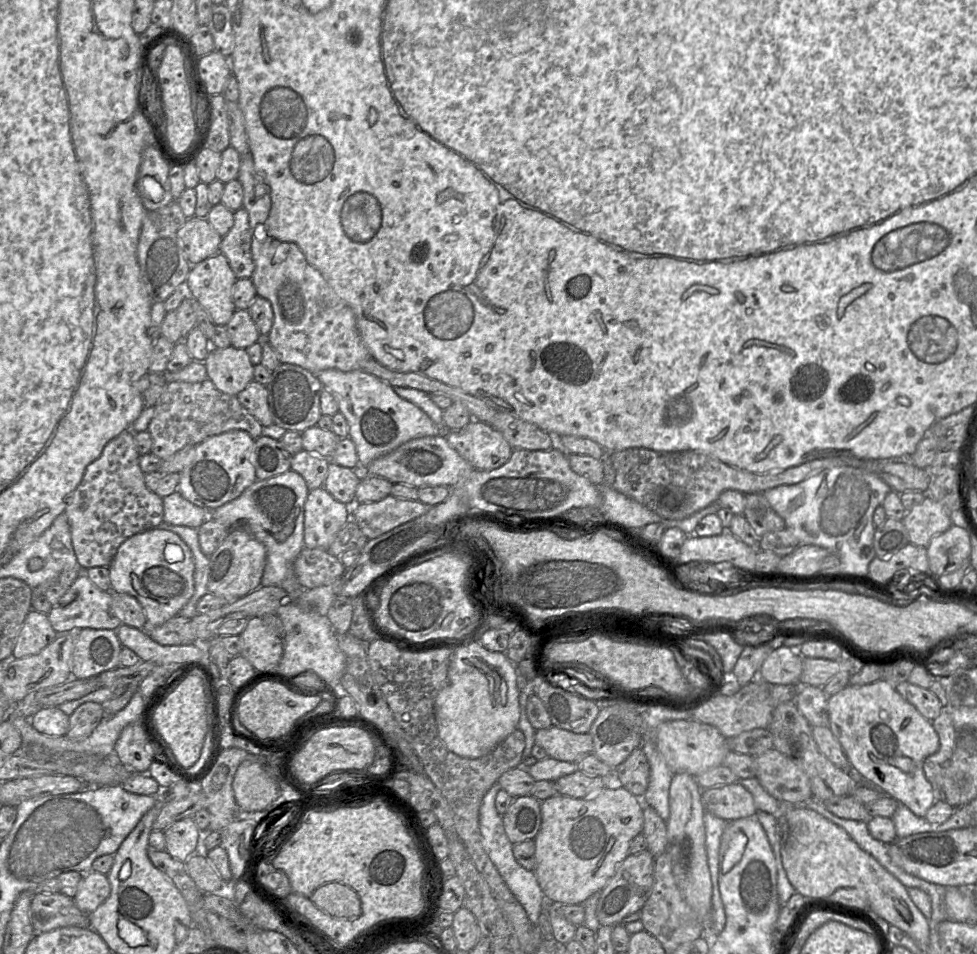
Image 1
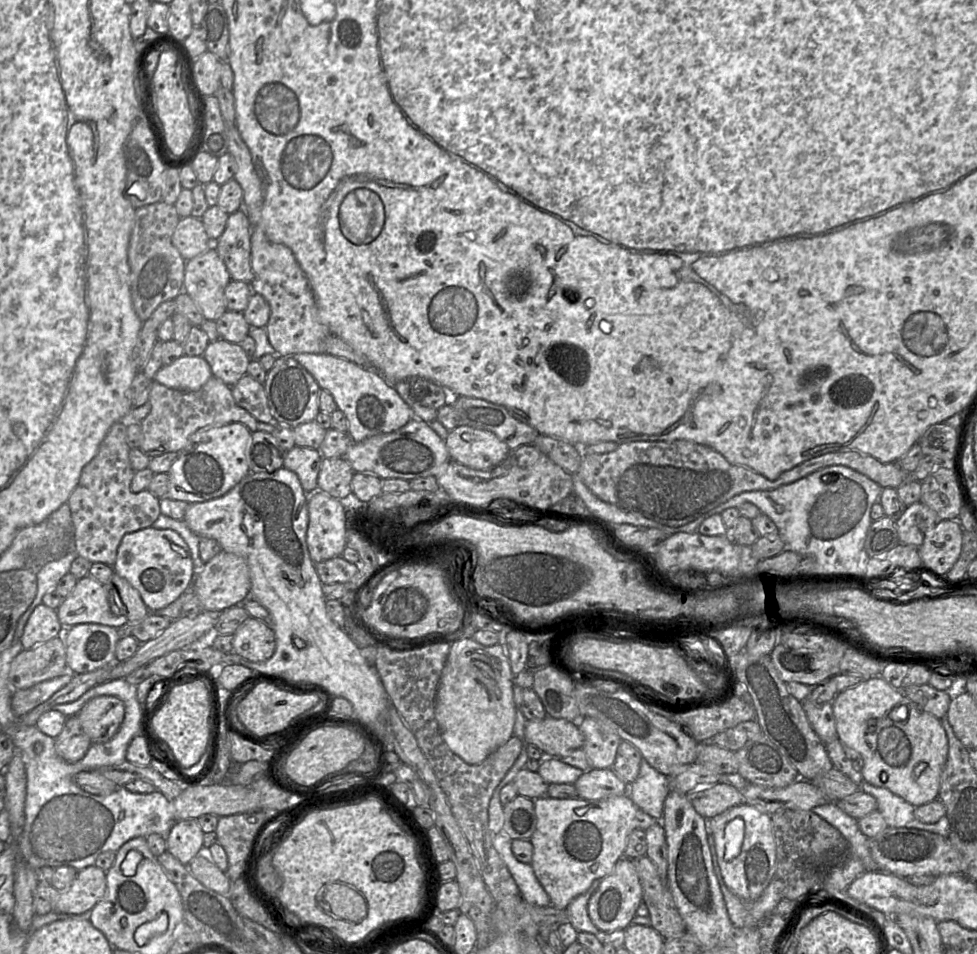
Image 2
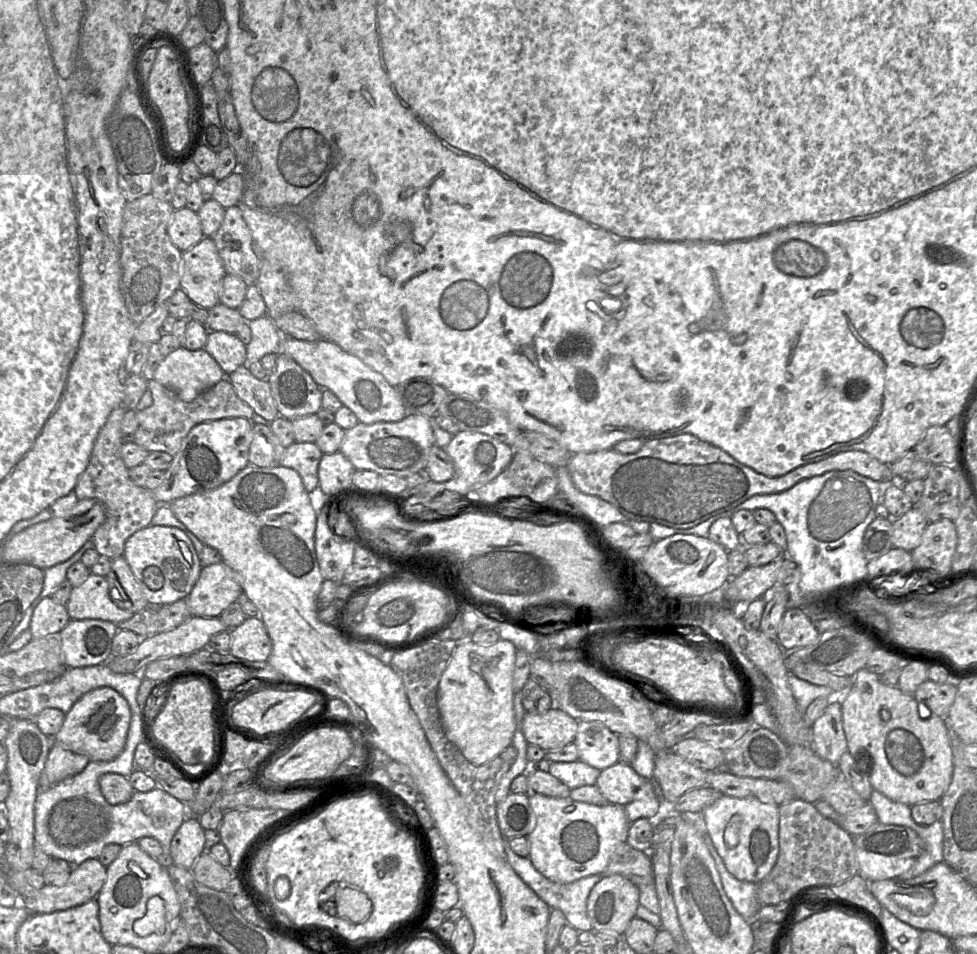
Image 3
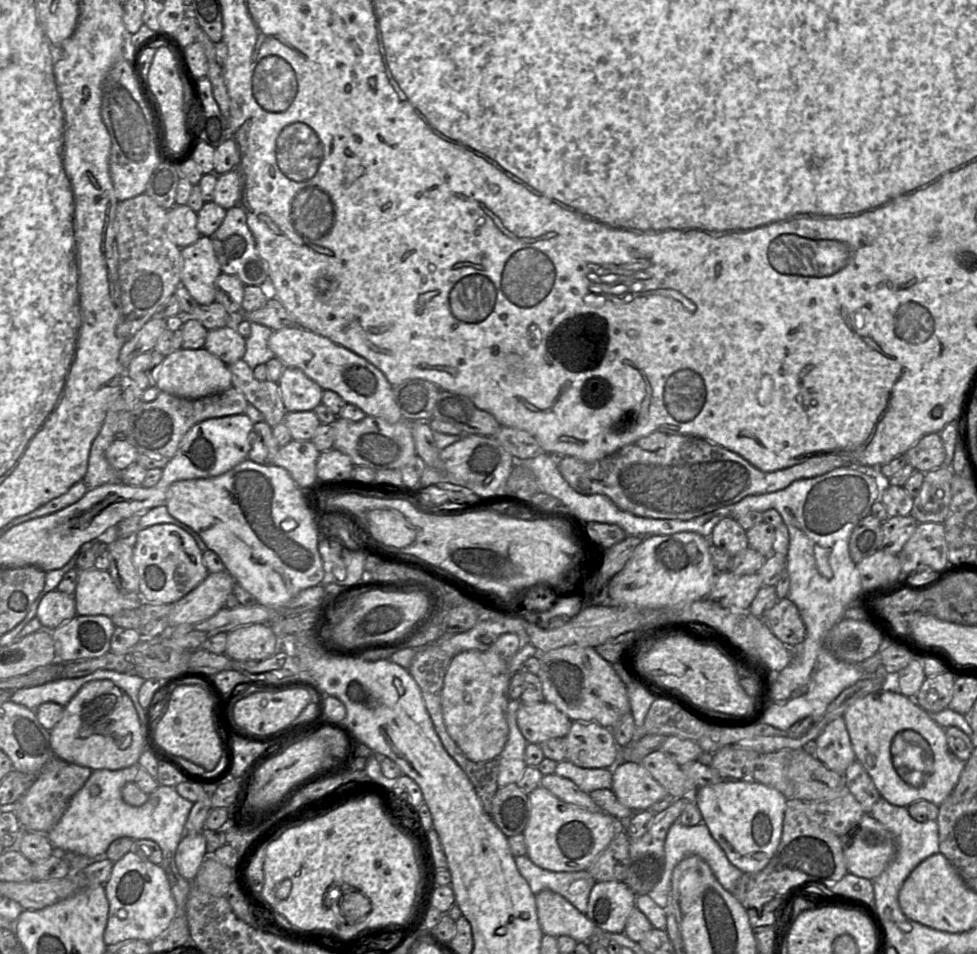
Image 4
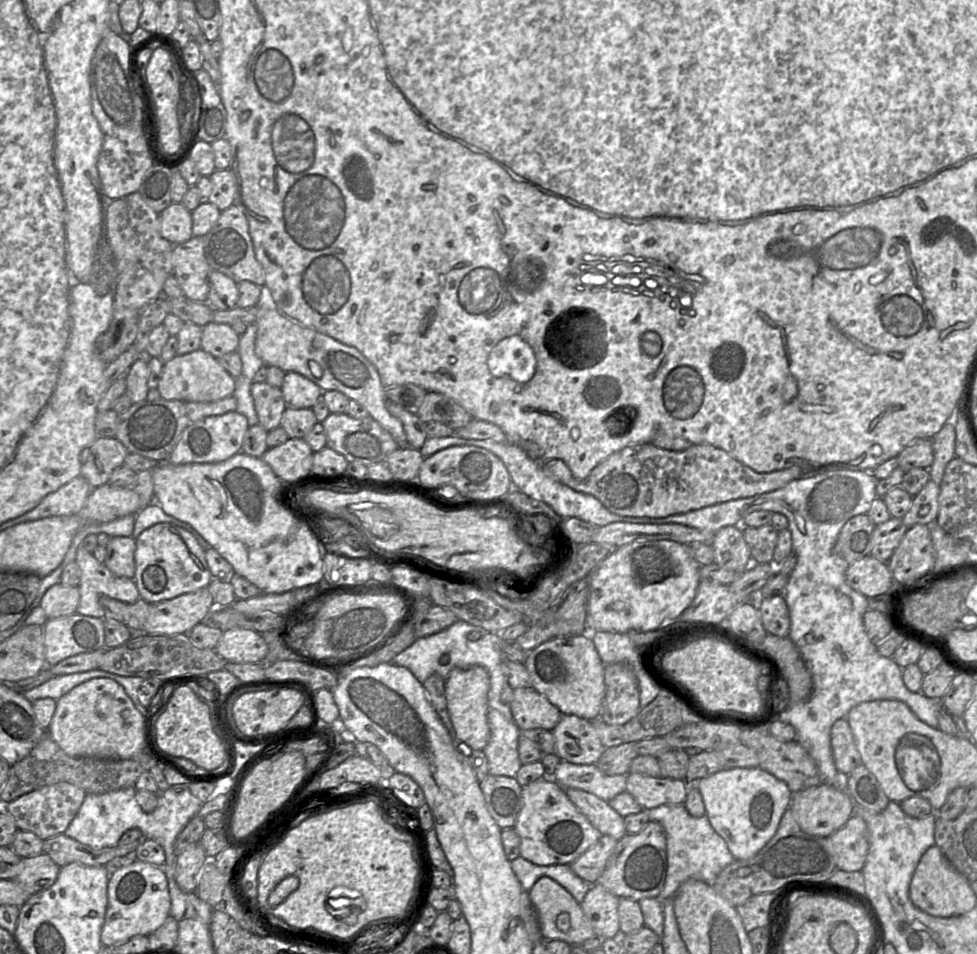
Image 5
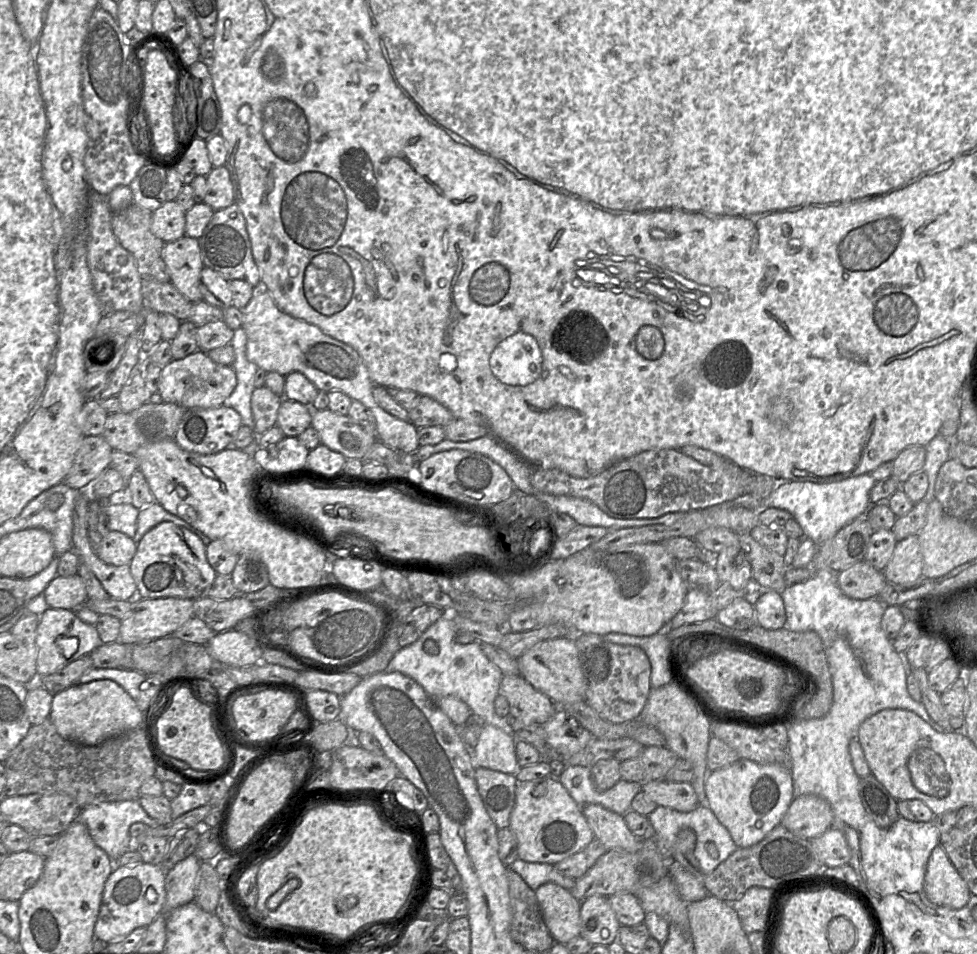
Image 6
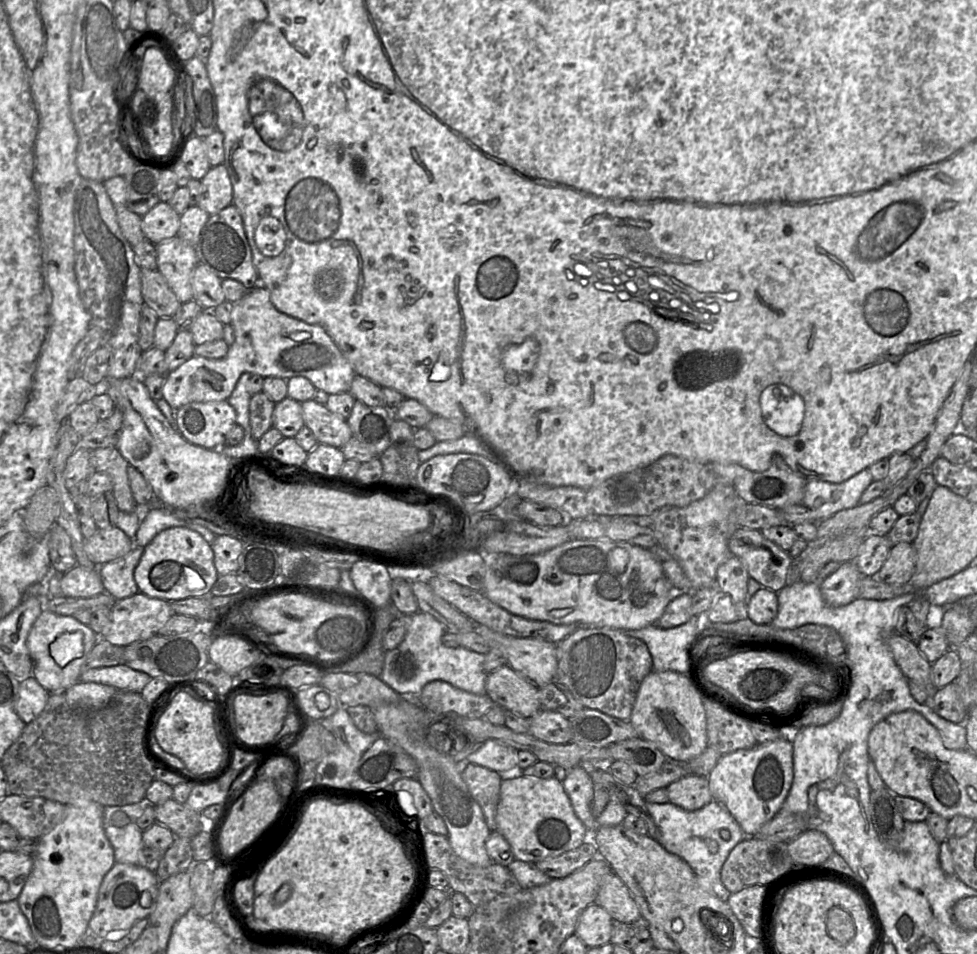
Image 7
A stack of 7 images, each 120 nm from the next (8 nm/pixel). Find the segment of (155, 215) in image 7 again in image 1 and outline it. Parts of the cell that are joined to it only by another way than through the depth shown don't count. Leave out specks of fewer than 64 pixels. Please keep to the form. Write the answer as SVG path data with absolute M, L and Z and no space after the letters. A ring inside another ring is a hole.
M187 218L178 231L178 239L191 265L220 252L222 237L214 230L207 218Z

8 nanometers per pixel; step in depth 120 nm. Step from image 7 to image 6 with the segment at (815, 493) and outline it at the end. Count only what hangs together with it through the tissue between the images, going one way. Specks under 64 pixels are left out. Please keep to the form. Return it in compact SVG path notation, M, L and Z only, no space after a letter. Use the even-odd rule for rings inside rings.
M870 473L828 483L783 481L779 482L768 497L758 503L757 509L775 507L790 512L802 527L804 537L813 540L820 547L874 505L870 501L870 492L876 482Z

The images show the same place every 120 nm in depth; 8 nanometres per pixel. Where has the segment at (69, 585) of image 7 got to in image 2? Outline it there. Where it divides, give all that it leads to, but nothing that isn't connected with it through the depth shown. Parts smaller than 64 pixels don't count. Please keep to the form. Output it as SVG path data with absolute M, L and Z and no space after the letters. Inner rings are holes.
M40 603L27 620L19 641L23 649L30 649L57 636L63 636L64 631L56 610Z

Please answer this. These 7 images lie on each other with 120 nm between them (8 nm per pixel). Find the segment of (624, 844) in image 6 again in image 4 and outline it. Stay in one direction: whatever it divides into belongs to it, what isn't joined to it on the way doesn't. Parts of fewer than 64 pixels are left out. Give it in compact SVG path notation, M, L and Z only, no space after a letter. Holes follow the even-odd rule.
M555 774L544 775L541 779L540 786L549 790L554 796L564 802L574 804L593 813L601 811L589 794L583 792L570 779Z

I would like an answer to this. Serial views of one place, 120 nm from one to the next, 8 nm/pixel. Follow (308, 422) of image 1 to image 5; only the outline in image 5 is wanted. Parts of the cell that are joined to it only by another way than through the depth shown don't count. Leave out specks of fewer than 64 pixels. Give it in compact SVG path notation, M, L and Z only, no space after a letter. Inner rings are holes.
M285 372L281 391L287 406L302 409L312 408L322 397L323 390L296 372Z

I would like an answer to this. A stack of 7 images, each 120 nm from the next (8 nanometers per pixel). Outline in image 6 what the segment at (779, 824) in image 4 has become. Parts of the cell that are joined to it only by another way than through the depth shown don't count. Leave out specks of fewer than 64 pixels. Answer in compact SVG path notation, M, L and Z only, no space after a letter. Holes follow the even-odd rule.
M739 759L709 772L705 780L706 805L727 828L738 848L761 842L777 825L794 799L794 782L784 765L764 765Z

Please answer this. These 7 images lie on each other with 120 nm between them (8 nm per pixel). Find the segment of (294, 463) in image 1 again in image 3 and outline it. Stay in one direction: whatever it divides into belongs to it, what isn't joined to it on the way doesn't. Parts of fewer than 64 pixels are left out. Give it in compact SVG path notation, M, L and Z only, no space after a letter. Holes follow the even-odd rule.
M294 442L285 448L280 465L297 471L305 490L310 493L319 484L318 466L322 455L315 442Z

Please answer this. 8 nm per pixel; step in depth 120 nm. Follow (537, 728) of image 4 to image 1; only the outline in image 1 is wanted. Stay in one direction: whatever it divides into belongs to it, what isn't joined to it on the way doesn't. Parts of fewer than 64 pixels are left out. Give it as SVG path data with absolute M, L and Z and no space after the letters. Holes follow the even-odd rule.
M553 725L536 730L535 743L545 750L548 757L559 761L574 762L578 757L593 753L590 733L577 734Z

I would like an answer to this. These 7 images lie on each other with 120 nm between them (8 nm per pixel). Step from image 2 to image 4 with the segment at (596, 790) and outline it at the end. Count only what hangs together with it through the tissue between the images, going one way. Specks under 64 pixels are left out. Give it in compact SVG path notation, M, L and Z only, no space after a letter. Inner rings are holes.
M618 761L612 770L612 792L632 811L643 811L669 797L667 791L640 764Z

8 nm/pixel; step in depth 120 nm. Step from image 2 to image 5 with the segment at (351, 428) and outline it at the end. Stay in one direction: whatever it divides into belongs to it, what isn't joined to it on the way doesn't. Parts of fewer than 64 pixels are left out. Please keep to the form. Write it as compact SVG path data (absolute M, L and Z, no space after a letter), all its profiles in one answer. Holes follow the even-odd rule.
M264 285L261 287L261 303L256 306L255 352L265 365L279 367L284 372L299 373L323 391L336 390L343 393L350 400L363 405L370 416L392 435L399 447L408 446L401 421L387 410L386 388L375 366L358 349L292 321L269 300L270 292Z

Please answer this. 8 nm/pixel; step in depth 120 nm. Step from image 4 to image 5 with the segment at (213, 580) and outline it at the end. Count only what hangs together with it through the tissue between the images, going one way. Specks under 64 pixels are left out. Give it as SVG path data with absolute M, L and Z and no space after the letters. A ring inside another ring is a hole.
M207 587L151 604L143 633L187 634L197 624L204 622L214 607L213 597Z

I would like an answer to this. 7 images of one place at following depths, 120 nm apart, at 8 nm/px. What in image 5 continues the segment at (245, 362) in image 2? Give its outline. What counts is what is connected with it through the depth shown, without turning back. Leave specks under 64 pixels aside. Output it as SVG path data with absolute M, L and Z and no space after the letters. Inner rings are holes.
M211 322L202 328L201 349L215 358L236 352L240 336L231 325Z

